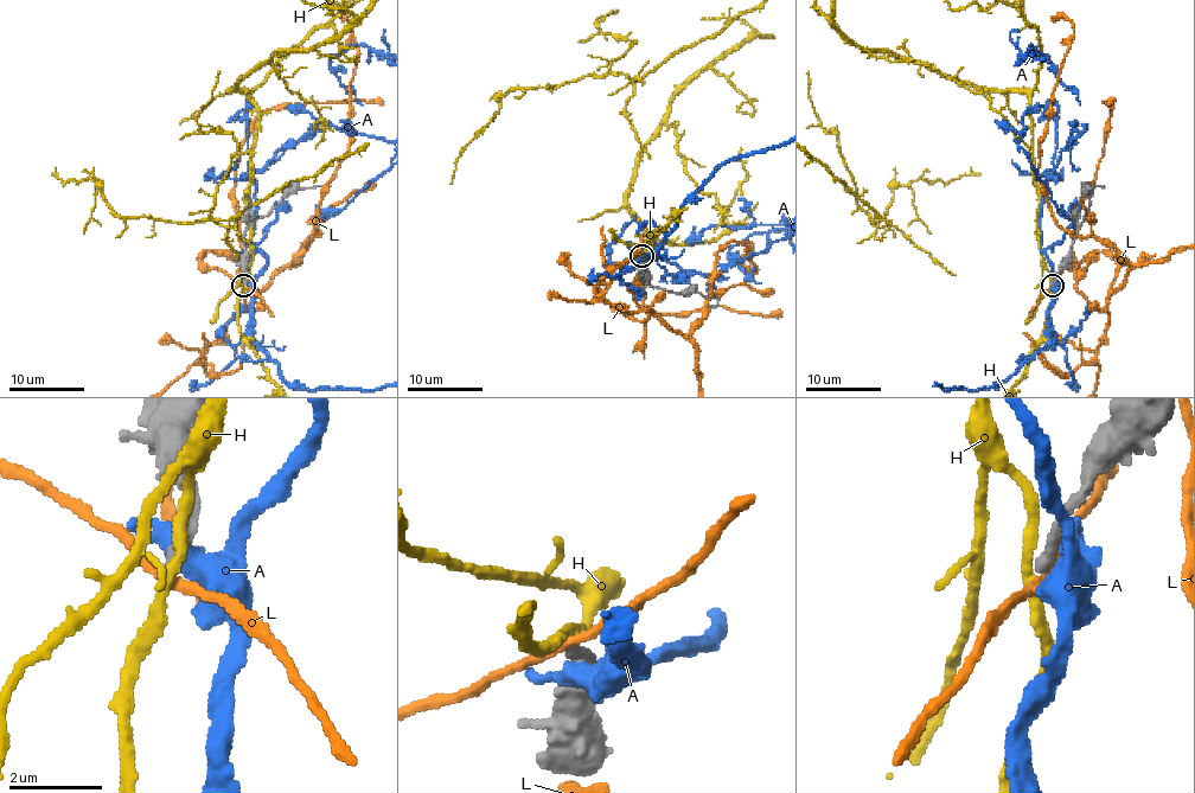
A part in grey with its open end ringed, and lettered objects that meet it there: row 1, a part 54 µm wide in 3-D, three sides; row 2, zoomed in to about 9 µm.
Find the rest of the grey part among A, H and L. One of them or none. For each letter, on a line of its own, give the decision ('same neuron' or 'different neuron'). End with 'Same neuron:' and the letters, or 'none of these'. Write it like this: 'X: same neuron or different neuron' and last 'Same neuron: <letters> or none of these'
A: different neuron
H: different neuron
L: different neuron
Same neuron: none of these

